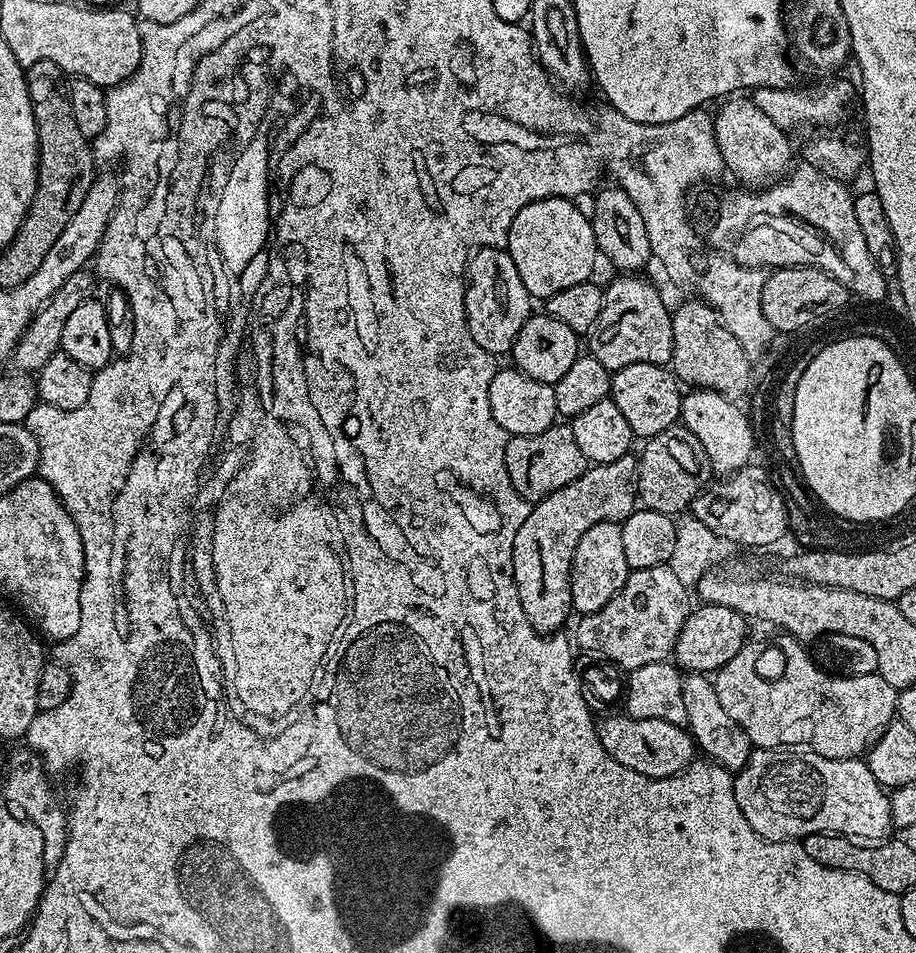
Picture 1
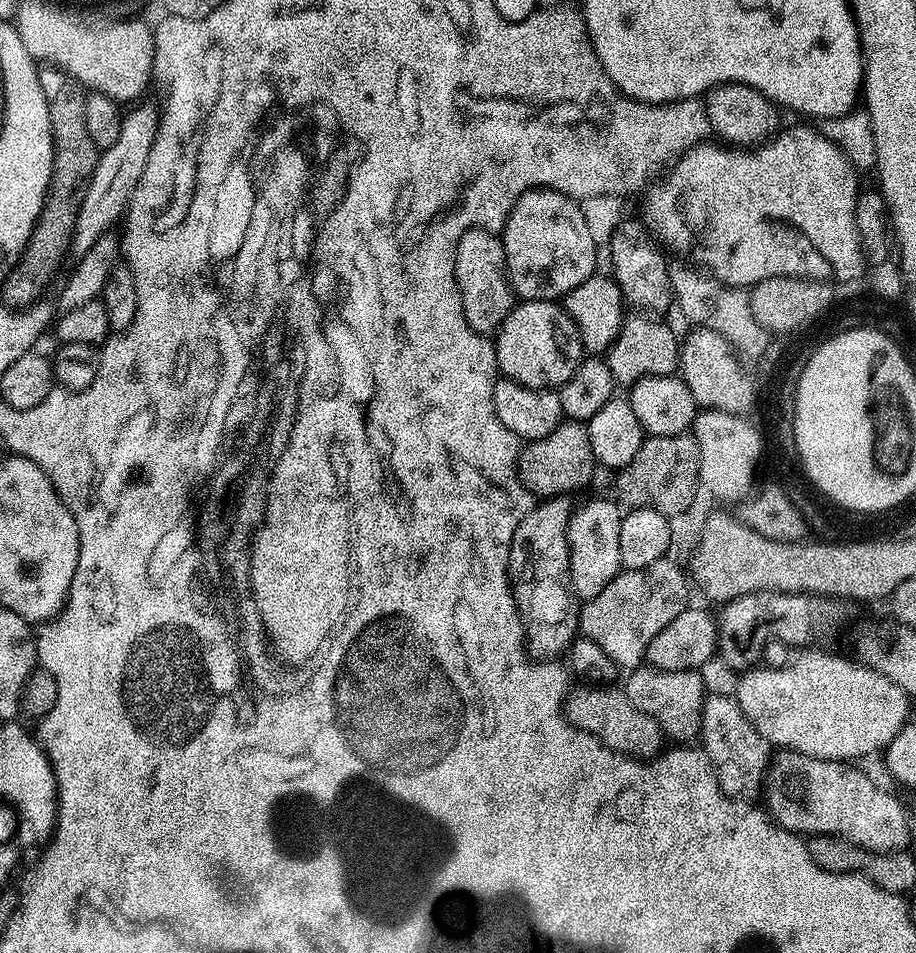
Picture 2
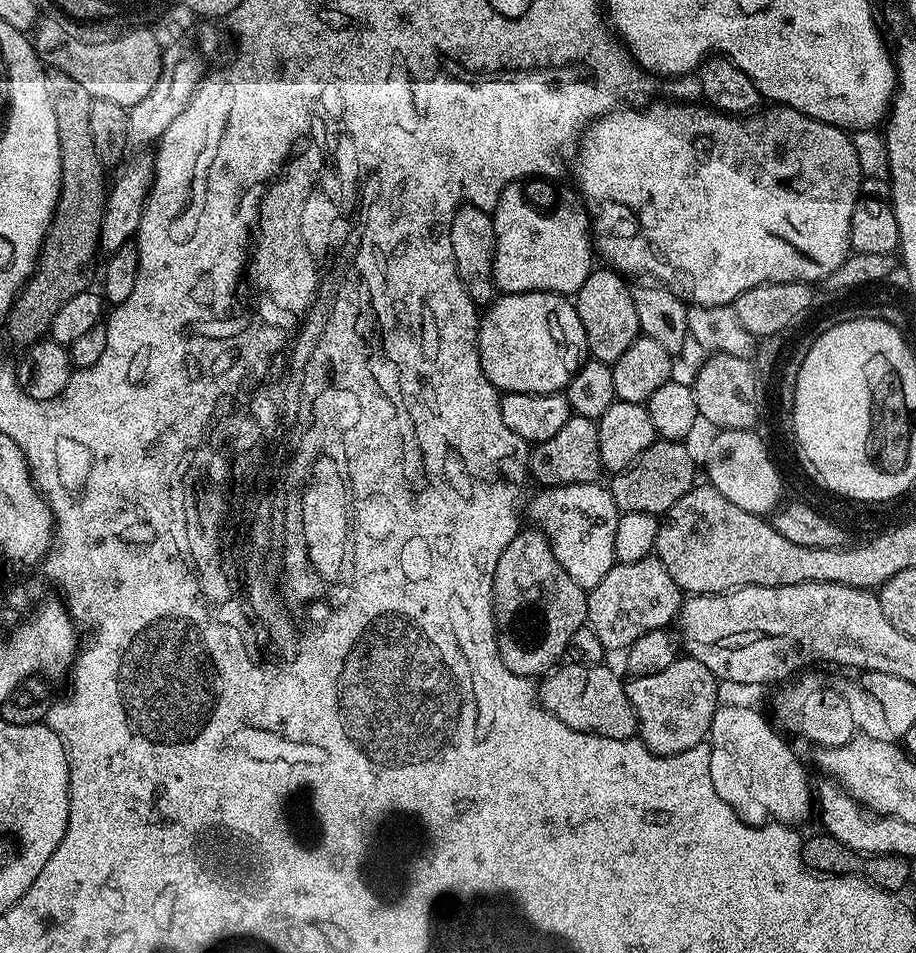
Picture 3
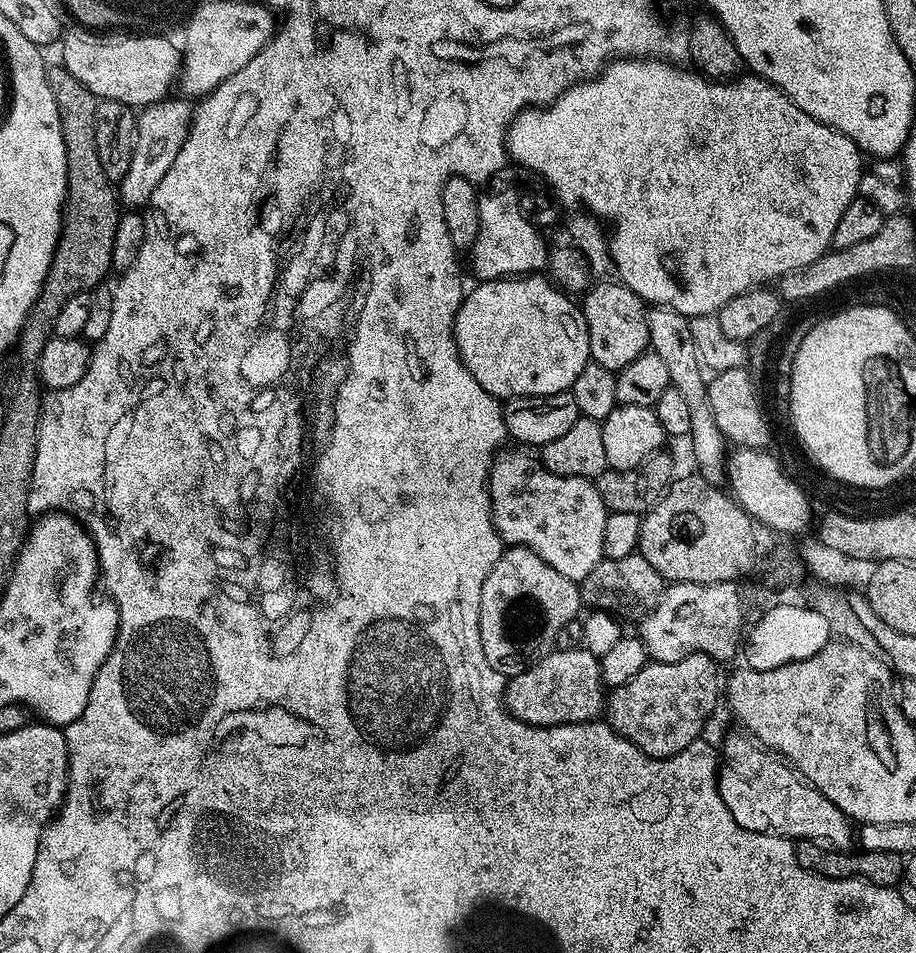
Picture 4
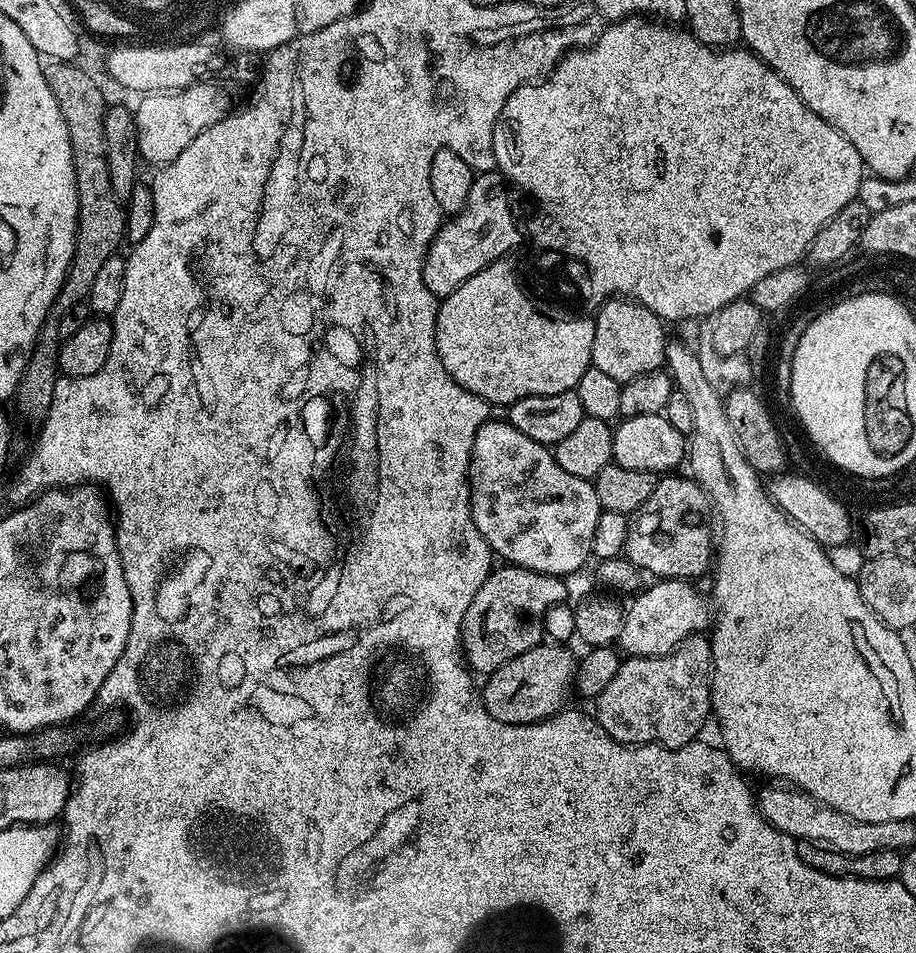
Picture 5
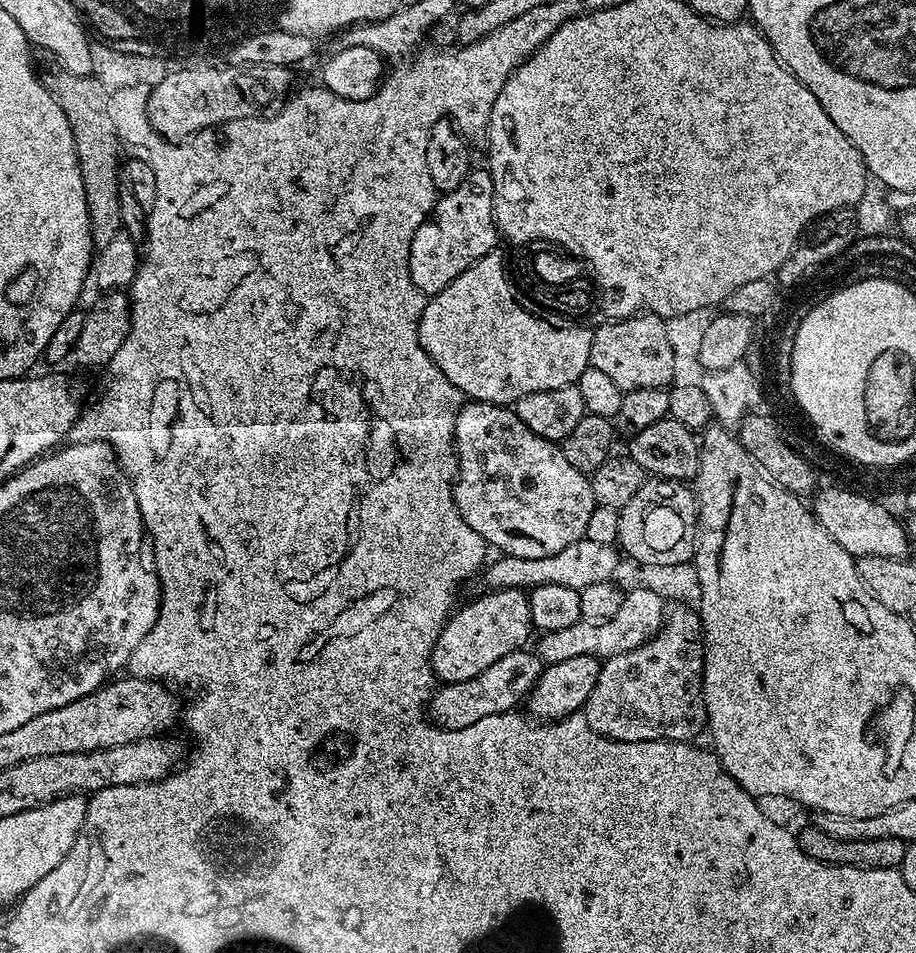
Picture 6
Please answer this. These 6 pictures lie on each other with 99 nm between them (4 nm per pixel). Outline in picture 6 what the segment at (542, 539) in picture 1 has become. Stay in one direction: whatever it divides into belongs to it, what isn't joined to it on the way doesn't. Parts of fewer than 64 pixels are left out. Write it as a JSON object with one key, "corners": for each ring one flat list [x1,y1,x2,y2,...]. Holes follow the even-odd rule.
{"corners":[[498,588,485,591,485,596,469,602,465,608,457,607,432,652,432,665,441,681,449,684,466,682,486,666,494,666,506,654,519,652,525,647,528,635,534,632,529,593,523,588]]}

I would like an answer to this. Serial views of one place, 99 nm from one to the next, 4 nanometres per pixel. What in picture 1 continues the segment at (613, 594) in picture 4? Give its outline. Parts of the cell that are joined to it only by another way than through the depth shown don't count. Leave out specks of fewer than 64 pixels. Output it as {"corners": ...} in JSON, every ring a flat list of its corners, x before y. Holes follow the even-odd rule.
{"corners":[[667,564,633,569,618,594,602,610,578,618,580,620,572,633,575,645,581,651,607,658,626,672,665,661,673,653,677,634,692,609,688,596,689,589]]}

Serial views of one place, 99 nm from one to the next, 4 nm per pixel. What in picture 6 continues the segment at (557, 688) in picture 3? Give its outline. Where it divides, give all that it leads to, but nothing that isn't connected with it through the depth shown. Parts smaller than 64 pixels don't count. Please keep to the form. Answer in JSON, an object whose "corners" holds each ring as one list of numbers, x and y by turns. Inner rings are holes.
{"corners":[[521,650,506,654,494,666,486,666,482,674,470,678,466,682,457,684,447,683,439,689,436,709,440,711,443,720,450,725,462,725,475,722,478,718,487,716,501,716,504,712,511,712,517,706,529,699,530,693,539,685,542,679,542,660,535,651]]}

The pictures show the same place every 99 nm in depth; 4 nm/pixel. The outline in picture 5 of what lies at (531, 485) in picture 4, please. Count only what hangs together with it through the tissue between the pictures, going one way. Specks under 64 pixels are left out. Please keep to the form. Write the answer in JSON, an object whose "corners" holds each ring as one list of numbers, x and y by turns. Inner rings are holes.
{"corners":[[489,418,476,432,472,443,472,465,468,467,472,489,472,521,482,538,492,547,501,561,518,568,543,572,546,576,568,578,592,556,594,526,602,511,598,502,596,485,591,480,574,478,558,466,551,447,526,438,522,430,509,424,507,419]]}

